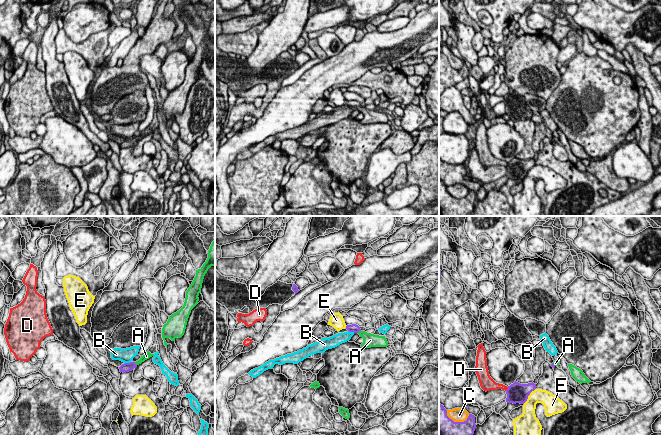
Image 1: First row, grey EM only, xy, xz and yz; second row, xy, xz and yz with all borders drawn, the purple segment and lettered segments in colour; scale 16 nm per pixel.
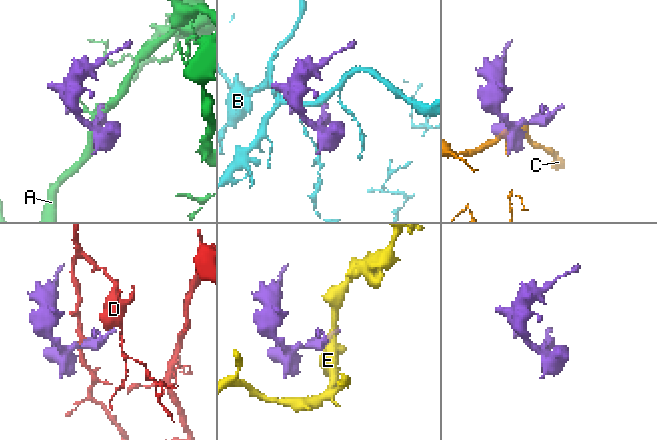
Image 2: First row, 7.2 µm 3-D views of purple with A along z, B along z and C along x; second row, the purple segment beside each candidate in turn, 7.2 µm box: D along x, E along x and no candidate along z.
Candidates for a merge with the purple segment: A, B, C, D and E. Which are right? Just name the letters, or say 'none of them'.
A

